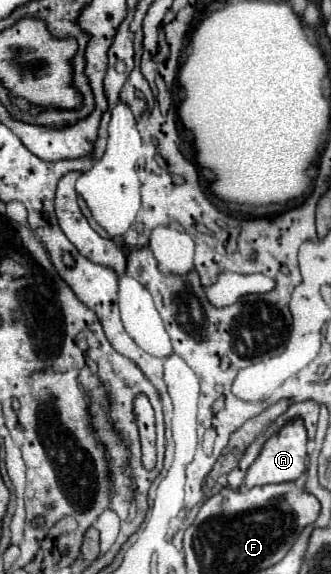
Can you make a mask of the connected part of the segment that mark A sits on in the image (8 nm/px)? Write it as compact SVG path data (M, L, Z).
M294 419L288 423L284 429L280 429L276 435L272 435L260 453L260 457L252 463L252 467L246 473L244 487L252 489L256 485L268 485L268 483L286 483L286 481L296 481L300 475L306 471L306 429L302 419Z

